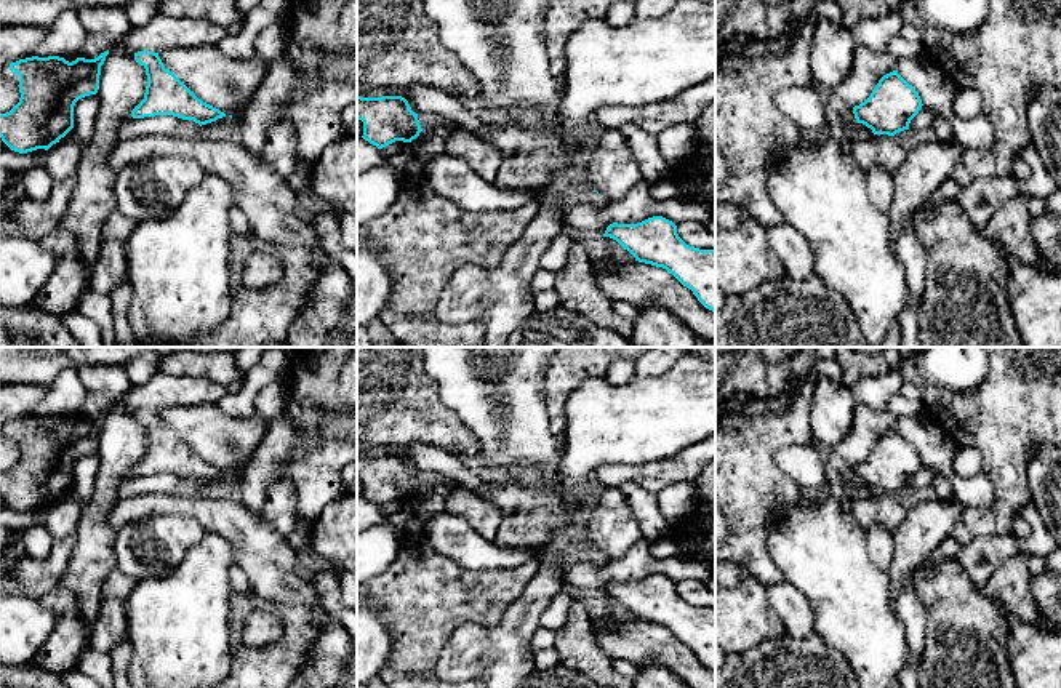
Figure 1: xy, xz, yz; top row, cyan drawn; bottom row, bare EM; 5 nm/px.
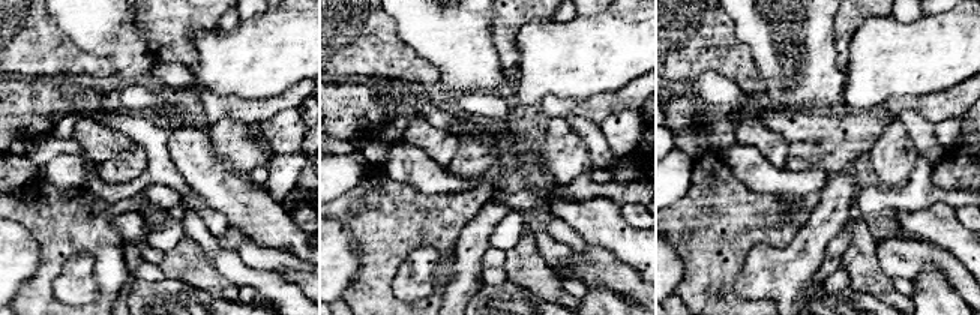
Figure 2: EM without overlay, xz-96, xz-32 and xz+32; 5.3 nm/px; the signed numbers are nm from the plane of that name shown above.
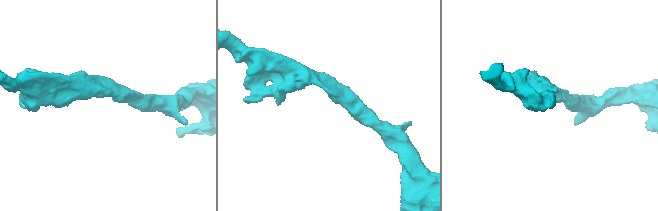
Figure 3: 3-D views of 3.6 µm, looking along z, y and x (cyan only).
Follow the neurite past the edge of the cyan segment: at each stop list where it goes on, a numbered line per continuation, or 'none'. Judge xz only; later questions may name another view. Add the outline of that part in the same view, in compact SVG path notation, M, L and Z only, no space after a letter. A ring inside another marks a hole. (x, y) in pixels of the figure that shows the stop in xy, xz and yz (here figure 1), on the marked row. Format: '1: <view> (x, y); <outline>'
none

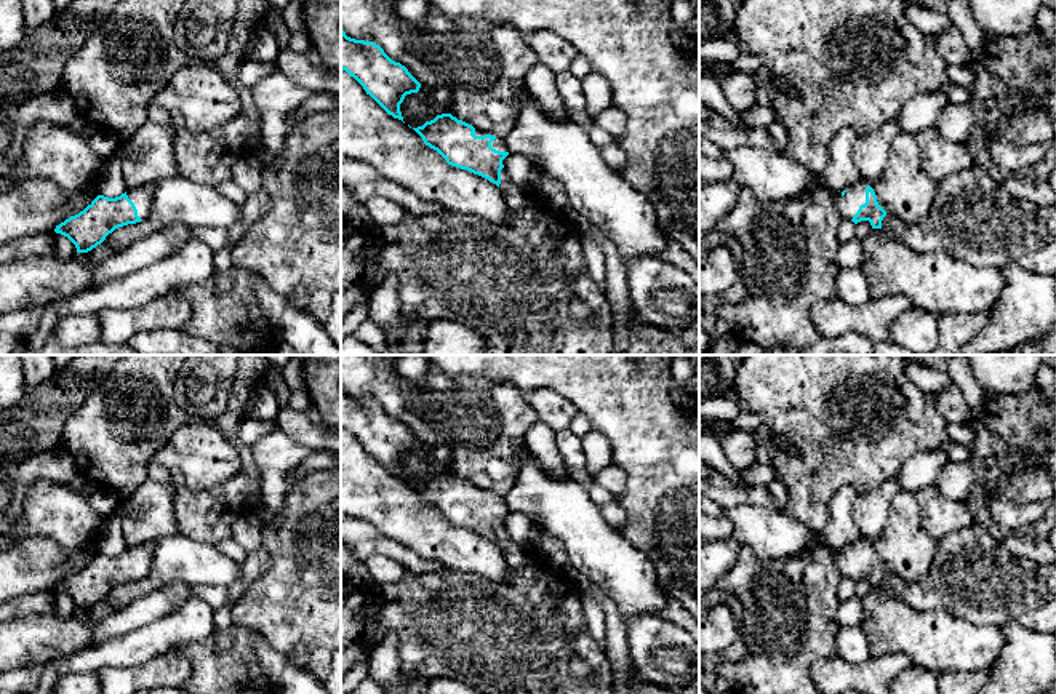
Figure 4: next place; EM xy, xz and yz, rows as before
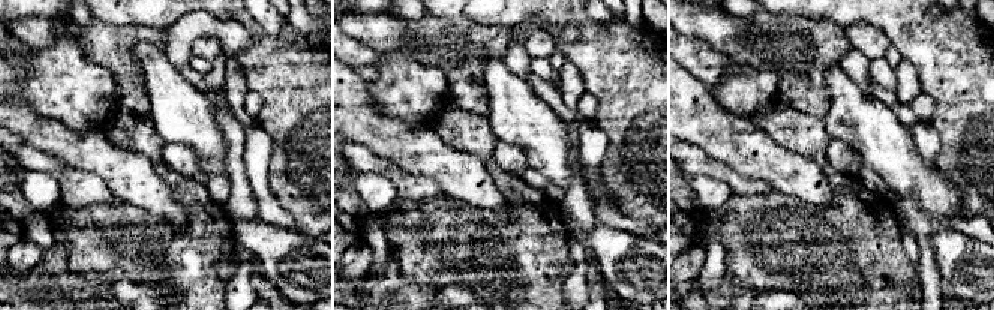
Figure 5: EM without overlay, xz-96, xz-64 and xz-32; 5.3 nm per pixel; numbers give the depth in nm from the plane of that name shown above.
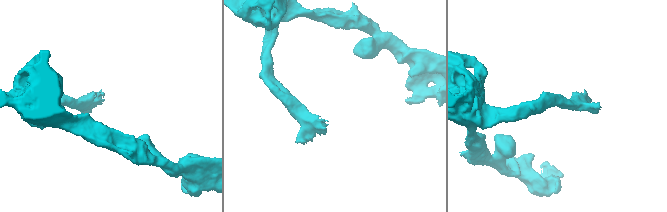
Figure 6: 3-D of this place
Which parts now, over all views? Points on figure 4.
1: yz (855, 195); M859 179L856 184L846 189L842 195L835 195L835 205L843 219L853 219L859 206L866 203L866 187L874 185L864 179ZM874 189L875 192L875 189Z

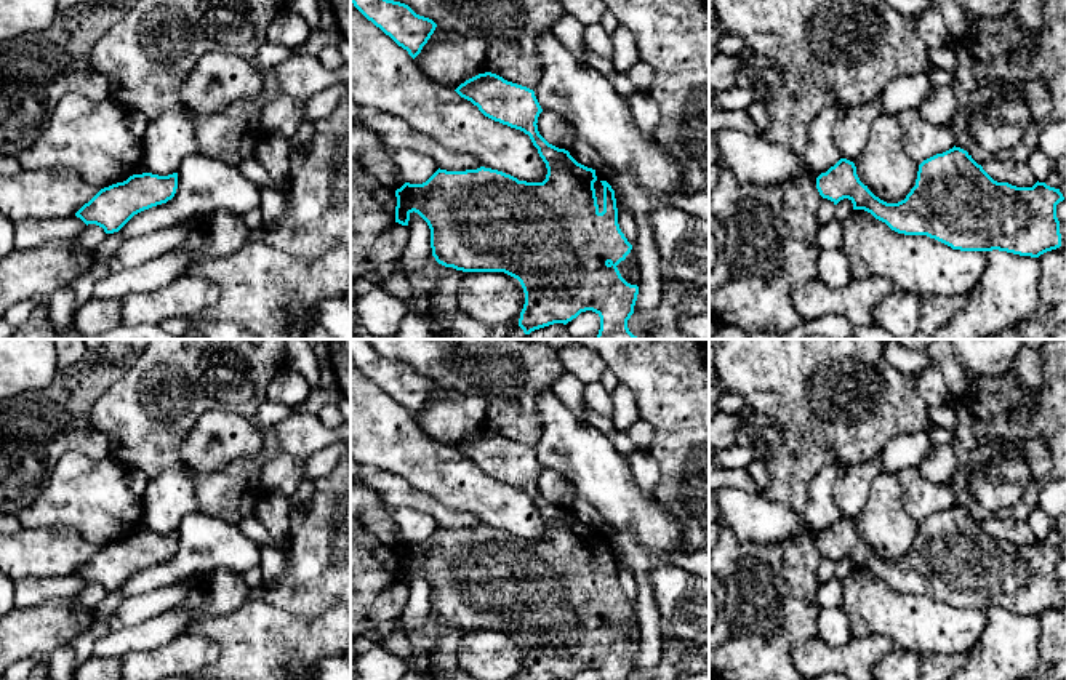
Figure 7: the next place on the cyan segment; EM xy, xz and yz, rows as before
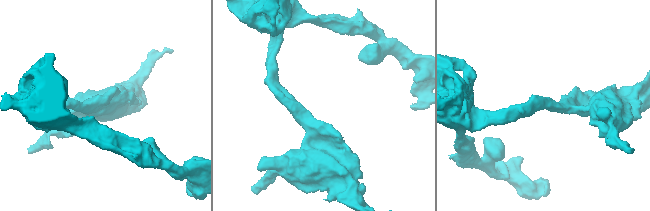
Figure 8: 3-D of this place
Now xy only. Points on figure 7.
none

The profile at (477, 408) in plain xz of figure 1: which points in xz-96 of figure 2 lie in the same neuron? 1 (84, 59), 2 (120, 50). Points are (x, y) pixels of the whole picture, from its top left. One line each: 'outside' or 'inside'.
1: outside
2: inside

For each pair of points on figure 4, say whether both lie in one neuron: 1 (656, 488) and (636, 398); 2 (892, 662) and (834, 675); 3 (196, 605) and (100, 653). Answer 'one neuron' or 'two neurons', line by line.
1: one neuron
2: one neuron
3: one neuron

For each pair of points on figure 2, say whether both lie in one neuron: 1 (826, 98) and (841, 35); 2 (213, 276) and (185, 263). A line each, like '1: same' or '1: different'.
1: different
2: same

